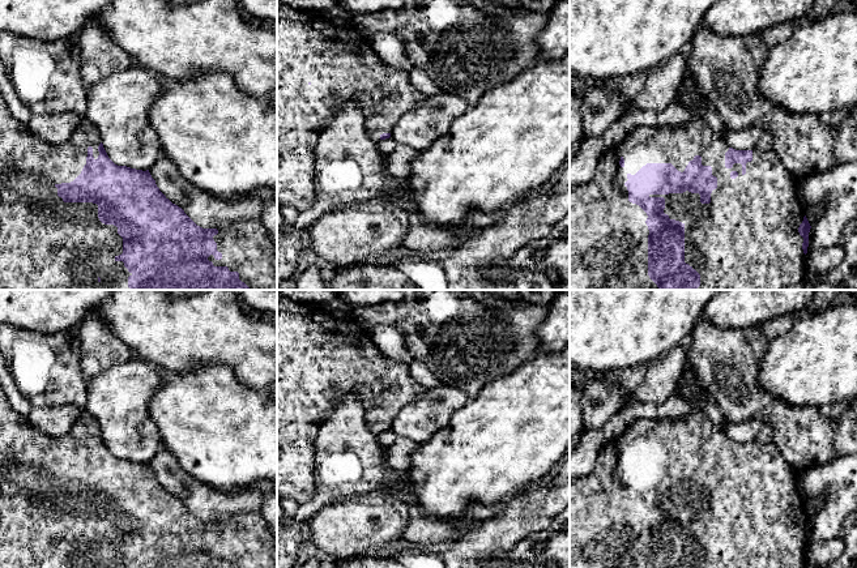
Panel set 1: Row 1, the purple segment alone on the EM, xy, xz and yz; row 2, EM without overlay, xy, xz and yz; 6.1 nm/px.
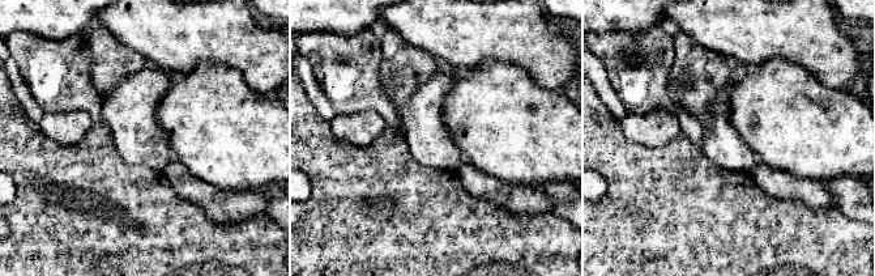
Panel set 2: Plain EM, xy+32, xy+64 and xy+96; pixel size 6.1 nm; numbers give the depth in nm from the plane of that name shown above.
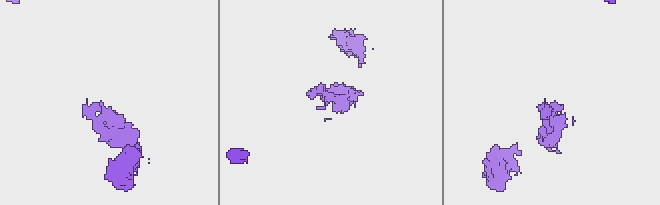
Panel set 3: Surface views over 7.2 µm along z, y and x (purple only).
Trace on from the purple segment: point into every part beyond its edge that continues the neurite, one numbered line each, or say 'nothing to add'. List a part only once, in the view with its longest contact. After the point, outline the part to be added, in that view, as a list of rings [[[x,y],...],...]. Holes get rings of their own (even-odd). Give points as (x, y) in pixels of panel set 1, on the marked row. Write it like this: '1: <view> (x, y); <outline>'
1: yz (746, 238); [[[698,118],[682,125],[640,125],[618,148],[604,149],[592,180],[570,191],[570,290],[658,290],[648,276],[648,215],[639,205],[628,201],[624,183],[628,174],[635,175],[647,163],[671,163],[683,172],[695,155],[700,155],[702,165],[711,166],[712,175],[717,178],[709,204],[702,204],[700,195],[688,191],[649,197],[664,197],[664,213],[685,225],[685,262],[700,274],[698,290],[783,290],[800,283],[806,273],[803,238],[798,232],[805,217],[800,185],[775,149],[764,153],[752,150],[752,161],[746,163],[745,175],[741,163],[725,167],[728,150],[729,145]]]

